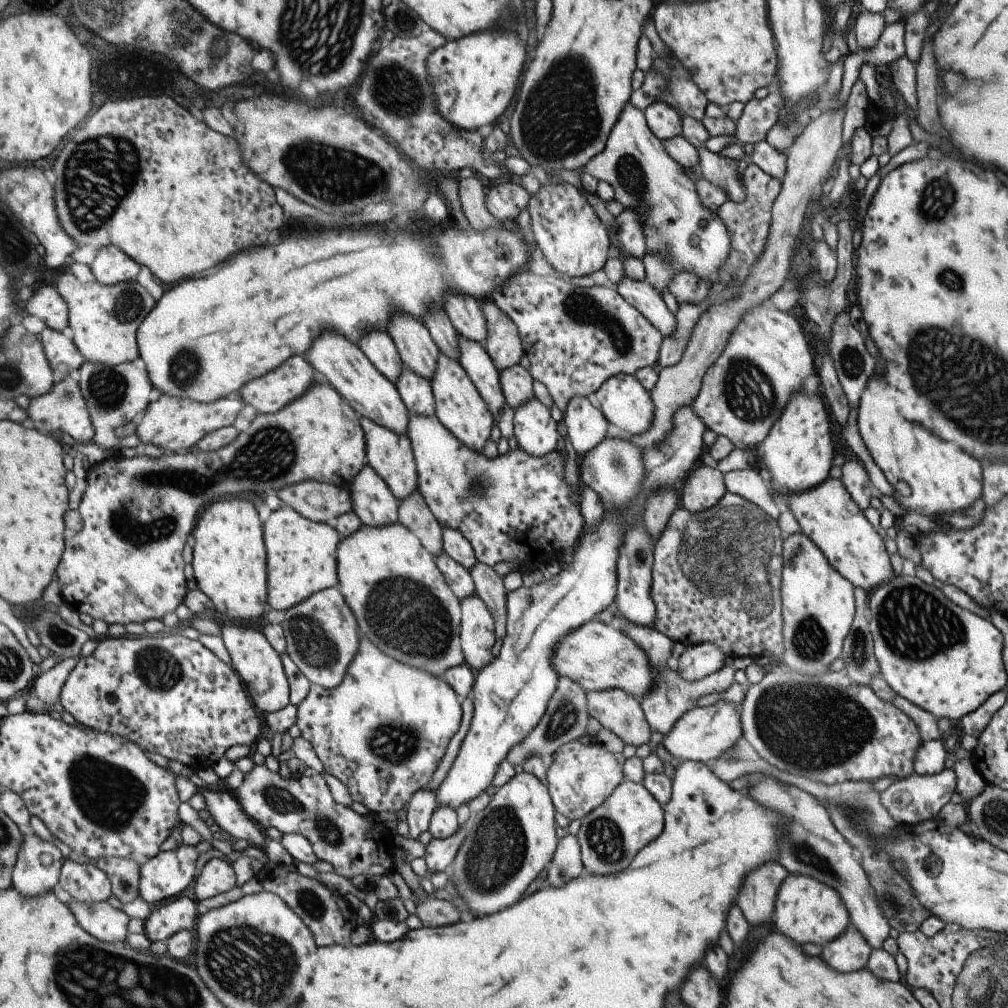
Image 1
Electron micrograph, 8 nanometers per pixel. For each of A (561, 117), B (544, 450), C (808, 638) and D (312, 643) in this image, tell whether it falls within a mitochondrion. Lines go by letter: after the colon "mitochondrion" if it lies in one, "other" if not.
A: mitochondrion
B: other
C: mitochondrion
D: mitochondrion

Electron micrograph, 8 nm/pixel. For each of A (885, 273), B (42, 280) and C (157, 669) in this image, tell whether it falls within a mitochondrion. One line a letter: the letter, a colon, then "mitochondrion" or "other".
A: other
B: other
C: mitochondrion

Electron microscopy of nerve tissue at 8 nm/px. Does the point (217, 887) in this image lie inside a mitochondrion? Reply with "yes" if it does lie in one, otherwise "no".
no

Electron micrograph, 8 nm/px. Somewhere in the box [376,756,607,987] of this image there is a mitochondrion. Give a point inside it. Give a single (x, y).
(497, 851)

